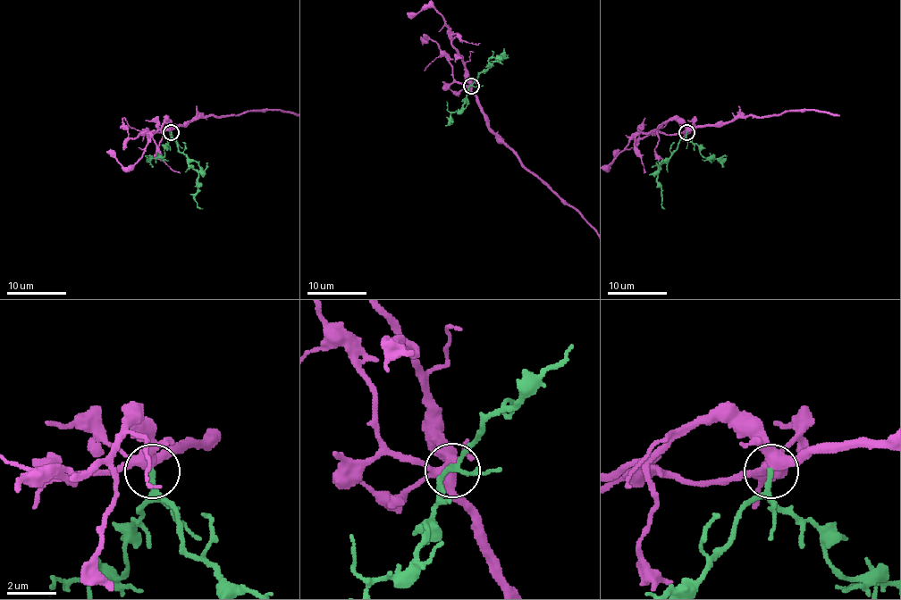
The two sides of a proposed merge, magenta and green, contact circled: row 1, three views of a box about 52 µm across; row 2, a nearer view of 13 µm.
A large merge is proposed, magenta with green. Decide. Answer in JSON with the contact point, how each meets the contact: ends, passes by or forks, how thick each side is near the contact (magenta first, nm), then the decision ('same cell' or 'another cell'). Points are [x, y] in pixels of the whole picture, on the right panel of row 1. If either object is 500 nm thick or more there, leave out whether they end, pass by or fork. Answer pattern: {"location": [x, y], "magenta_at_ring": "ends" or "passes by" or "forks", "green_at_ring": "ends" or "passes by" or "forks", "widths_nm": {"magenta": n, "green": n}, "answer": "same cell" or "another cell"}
{"location": [686, 132], "magenta_at_ring": "forks", "green_at_ring": "passes by", "widths_nm": {"magenta": 380, "green": 150}, "answer": "another cell"}

